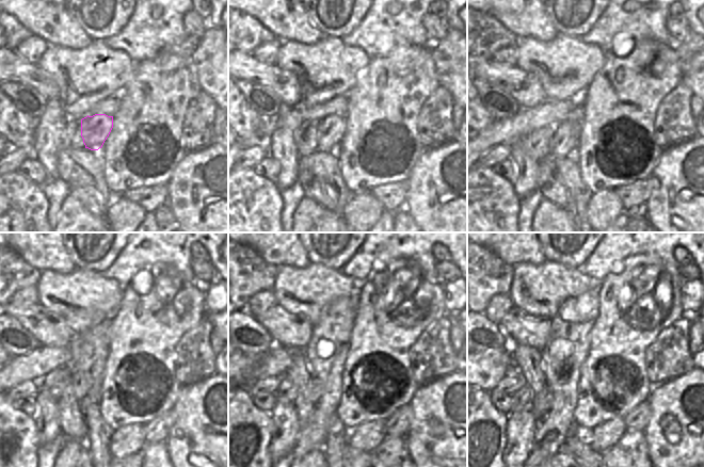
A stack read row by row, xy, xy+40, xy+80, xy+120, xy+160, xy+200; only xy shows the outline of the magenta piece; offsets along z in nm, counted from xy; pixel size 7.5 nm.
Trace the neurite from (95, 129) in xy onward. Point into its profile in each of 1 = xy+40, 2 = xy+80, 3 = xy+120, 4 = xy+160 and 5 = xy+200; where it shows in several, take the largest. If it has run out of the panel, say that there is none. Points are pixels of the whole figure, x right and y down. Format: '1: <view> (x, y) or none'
1: xy+40 (331, 129)
2: xy+80 (566, 134)
3: xy+120 (80, 382)
4: xy+160 (314, 387)
5: xy+200 (540, 404)

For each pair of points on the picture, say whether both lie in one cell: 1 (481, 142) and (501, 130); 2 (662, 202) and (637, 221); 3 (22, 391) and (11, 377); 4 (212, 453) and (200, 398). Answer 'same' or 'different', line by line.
1: same
2: different
3: different
4: same

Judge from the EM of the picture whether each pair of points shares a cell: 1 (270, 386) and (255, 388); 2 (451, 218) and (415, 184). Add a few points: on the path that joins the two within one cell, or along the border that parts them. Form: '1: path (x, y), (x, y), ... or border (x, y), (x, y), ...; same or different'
1: path (267, 386), (258, 386); same
2: path (441, 210), (428, 206), (428, 197), (426, 195); same

